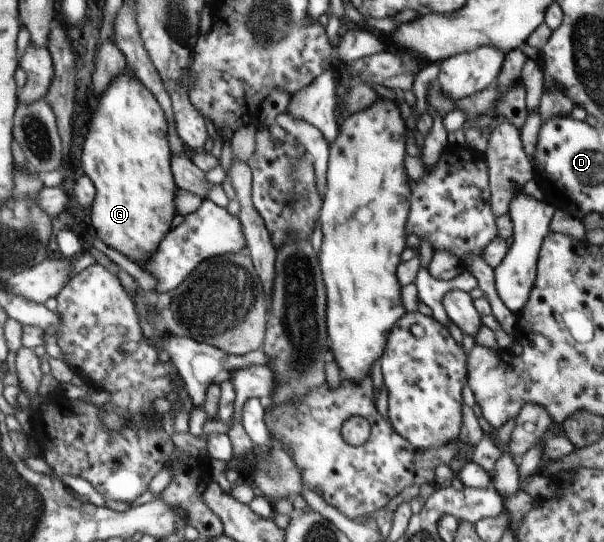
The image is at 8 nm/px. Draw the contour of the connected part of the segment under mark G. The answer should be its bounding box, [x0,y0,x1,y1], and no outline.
[81,69,178,266]

